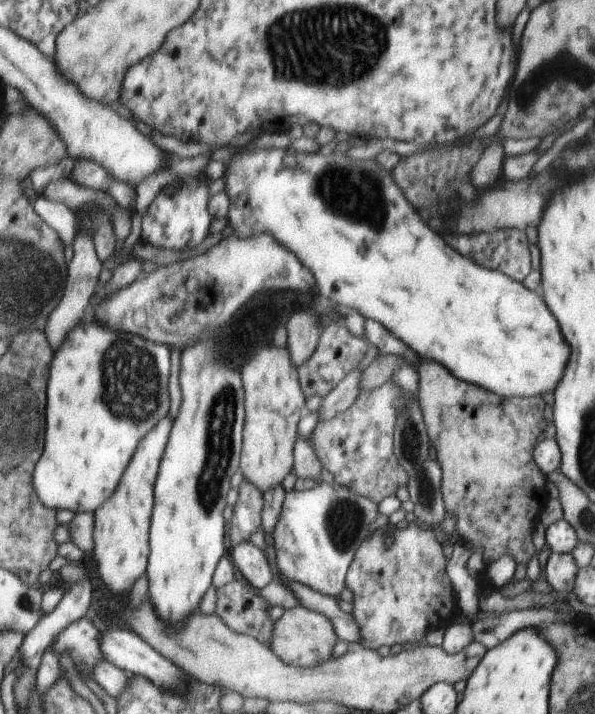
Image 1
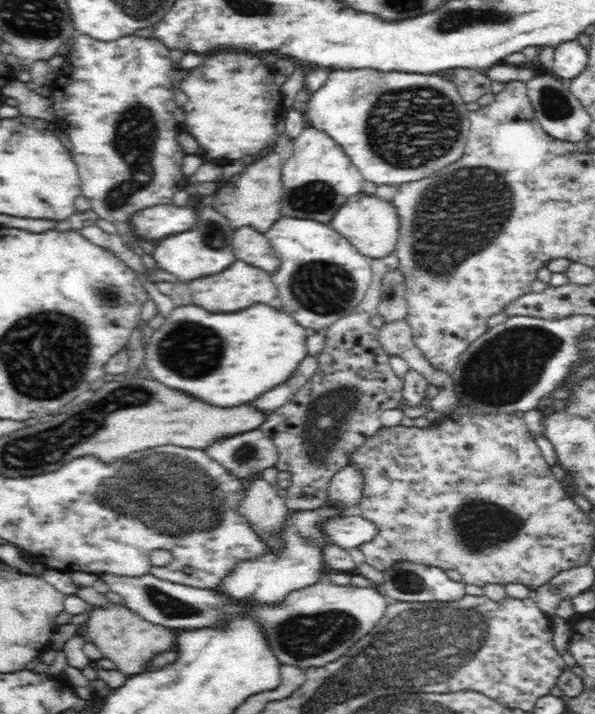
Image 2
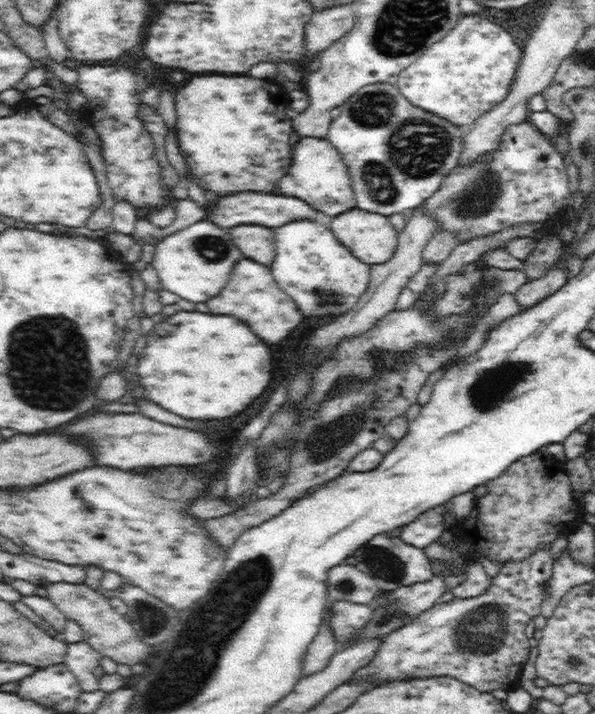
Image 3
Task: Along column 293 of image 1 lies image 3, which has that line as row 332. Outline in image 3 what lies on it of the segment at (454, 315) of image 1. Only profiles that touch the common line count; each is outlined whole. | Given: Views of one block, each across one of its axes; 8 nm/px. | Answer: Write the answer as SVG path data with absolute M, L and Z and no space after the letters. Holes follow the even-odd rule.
M176 312L155 323L146 336L148 344L136 366L146 398L182 418L212 420L232 416L252 404L270 382L270 348L262 344L262 340L254 340L254 336L250 336L250 328L246 328L246 324L238 324L238 320L230 316Z

